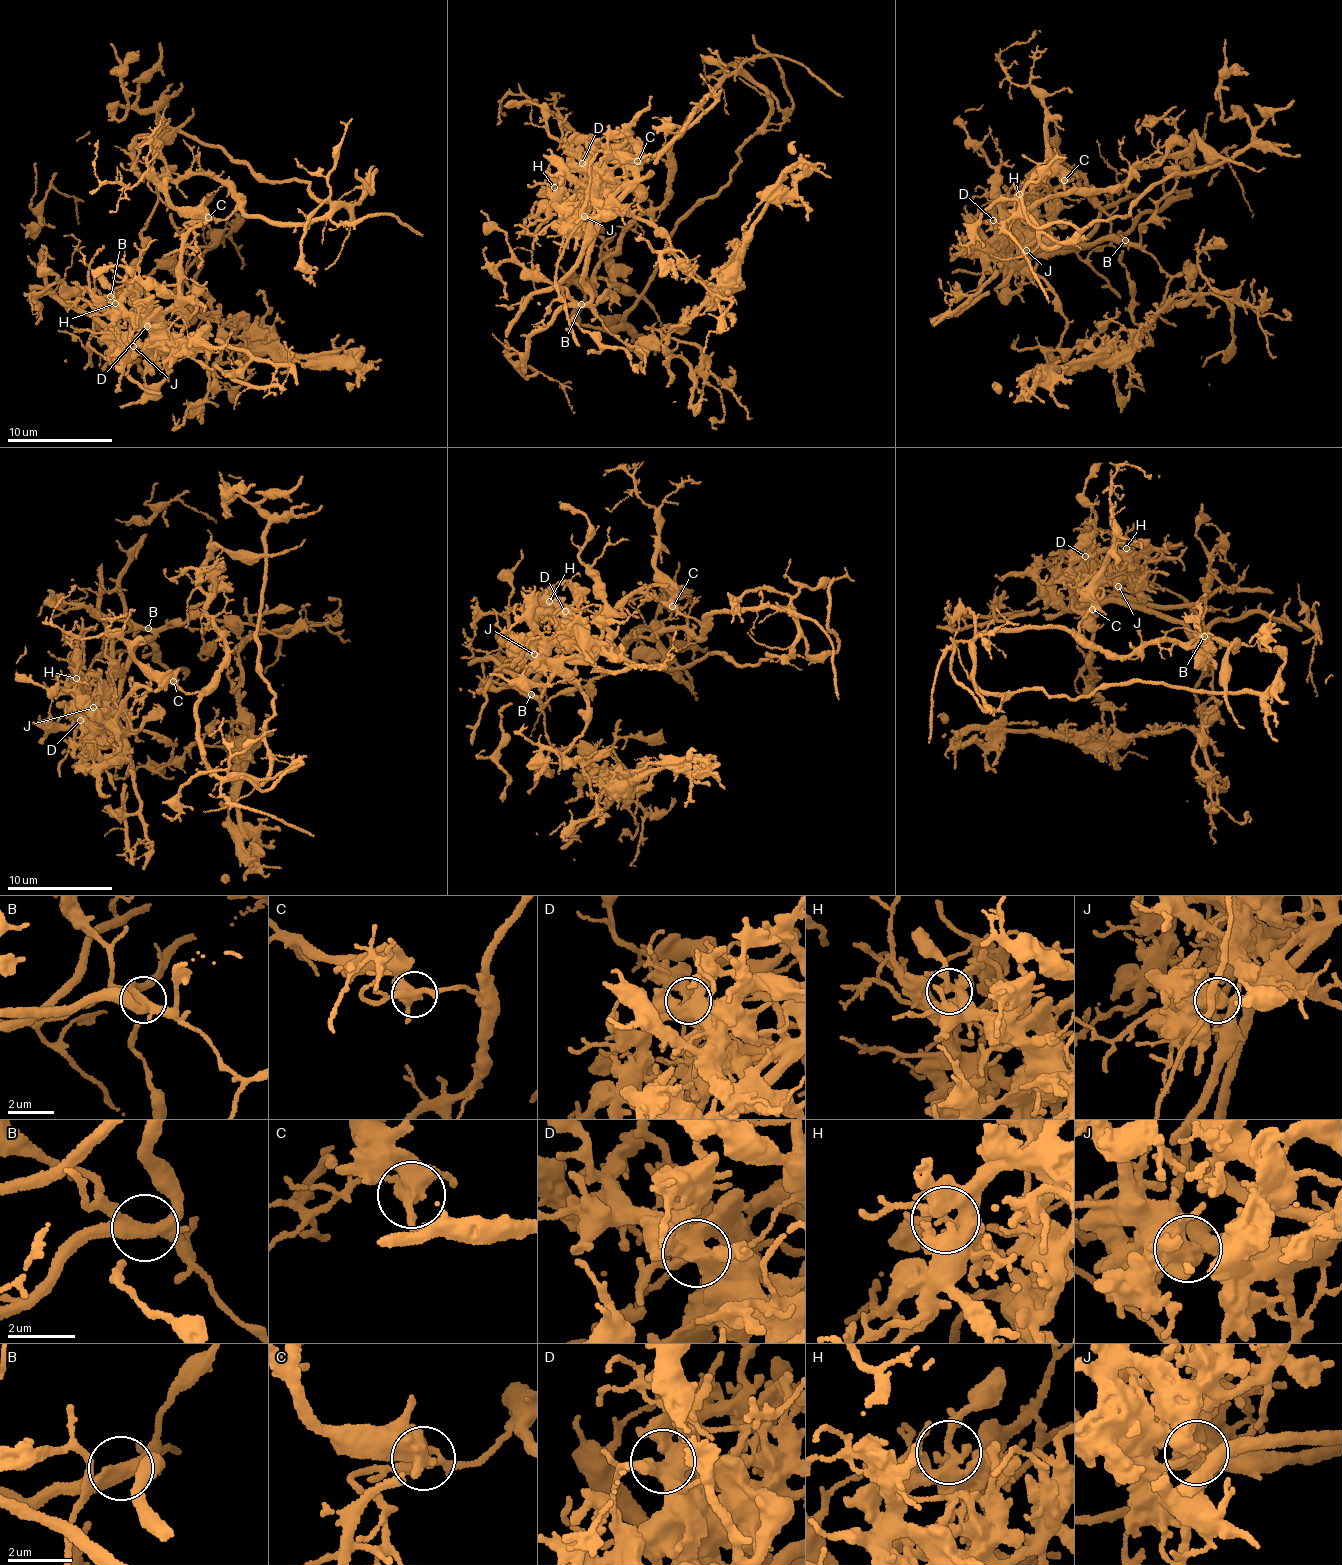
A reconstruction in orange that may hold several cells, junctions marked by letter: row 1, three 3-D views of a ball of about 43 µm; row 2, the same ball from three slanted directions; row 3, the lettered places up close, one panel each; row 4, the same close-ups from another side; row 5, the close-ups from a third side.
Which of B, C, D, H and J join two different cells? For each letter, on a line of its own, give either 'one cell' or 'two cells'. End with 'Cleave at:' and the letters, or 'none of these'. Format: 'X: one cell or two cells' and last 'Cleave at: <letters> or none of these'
B: two cells
C: two cells
D: one cell
H: one cell
J: two cells
Cleave at: B, C, J

